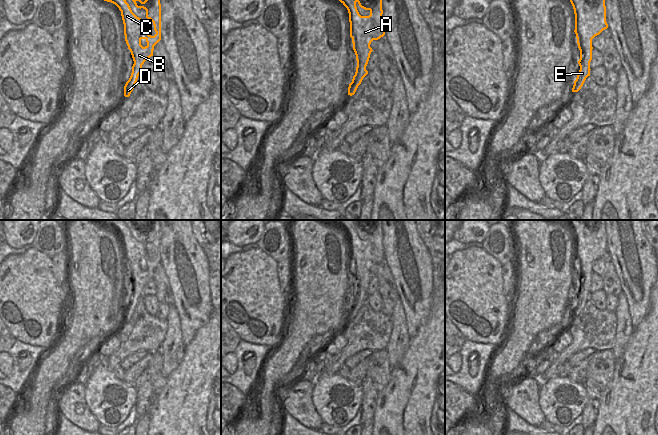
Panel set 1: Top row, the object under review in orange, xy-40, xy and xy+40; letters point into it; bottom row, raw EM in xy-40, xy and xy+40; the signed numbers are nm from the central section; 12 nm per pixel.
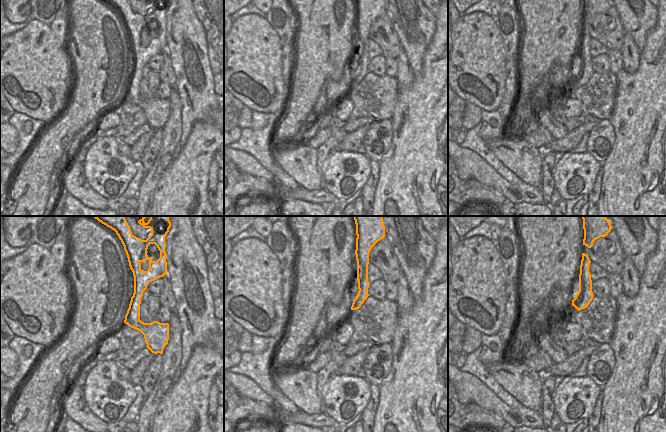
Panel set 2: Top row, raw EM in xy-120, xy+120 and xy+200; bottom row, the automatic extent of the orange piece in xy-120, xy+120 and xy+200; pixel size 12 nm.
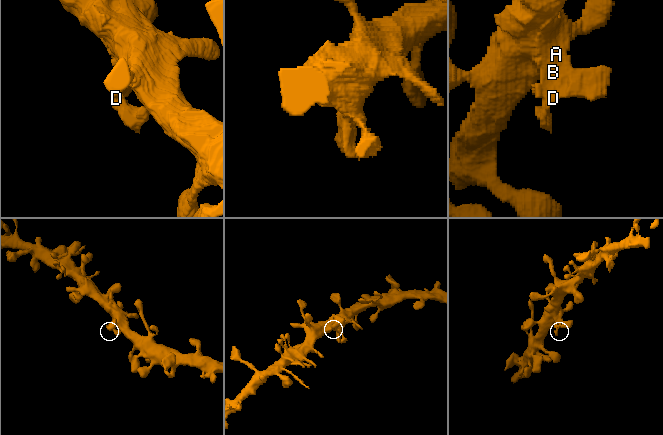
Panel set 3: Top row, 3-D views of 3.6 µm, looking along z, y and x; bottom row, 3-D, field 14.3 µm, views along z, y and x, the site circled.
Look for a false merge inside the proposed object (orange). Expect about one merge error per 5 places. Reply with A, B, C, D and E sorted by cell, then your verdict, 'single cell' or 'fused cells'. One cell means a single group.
A B C D E; single cell

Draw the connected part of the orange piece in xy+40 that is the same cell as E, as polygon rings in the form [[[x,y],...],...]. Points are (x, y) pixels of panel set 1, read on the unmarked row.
[[[566,220],[574,233],[575,258],[580,274],[579,297],[572,316],[578,316],[590,300],[592,263],[608,252],[606,246],[605,220]]]

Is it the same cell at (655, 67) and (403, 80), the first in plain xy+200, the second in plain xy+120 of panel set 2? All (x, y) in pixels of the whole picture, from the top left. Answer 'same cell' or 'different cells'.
different cells

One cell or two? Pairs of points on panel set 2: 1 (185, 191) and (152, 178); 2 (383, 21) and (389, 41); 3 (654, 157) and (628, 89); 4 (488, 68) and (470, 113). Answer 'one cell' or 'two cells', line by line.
1: two cells
2: one cell
3: one cell
4: two cells

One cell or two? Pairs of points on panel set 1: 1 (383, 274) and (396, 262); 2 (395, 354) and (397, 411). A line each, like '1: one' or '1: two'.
1: two
2: two

